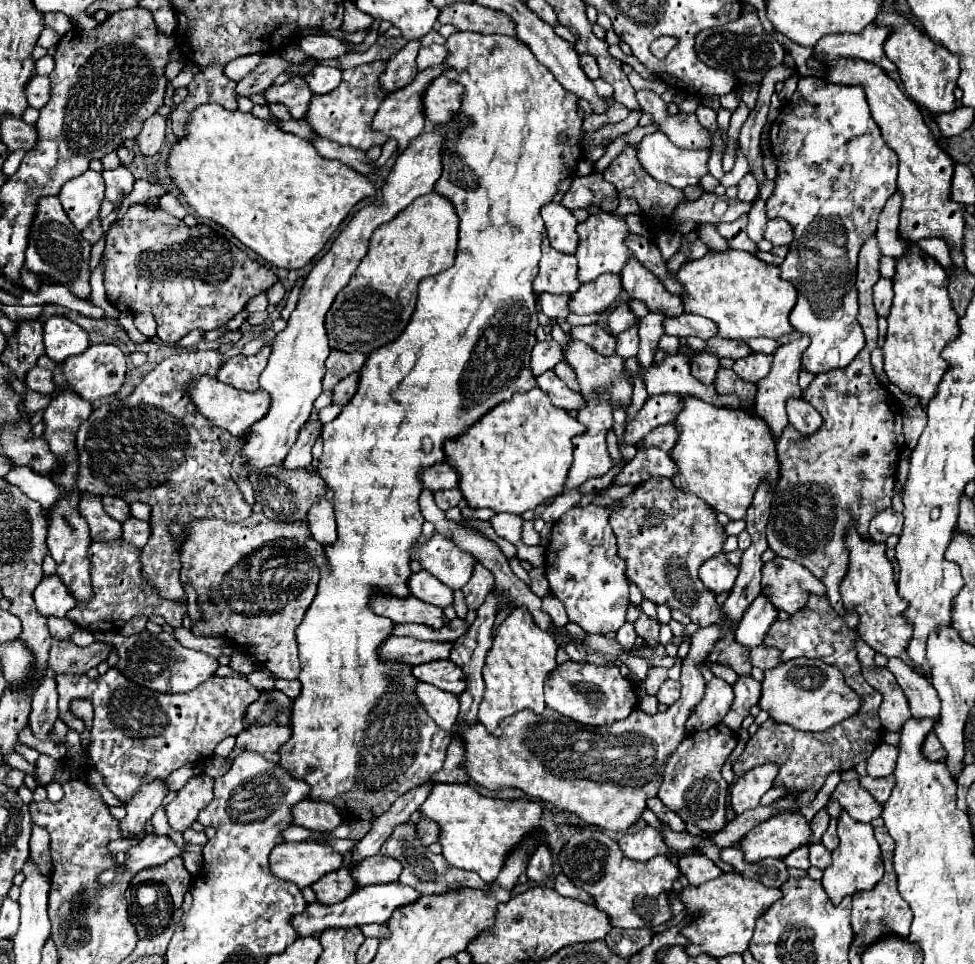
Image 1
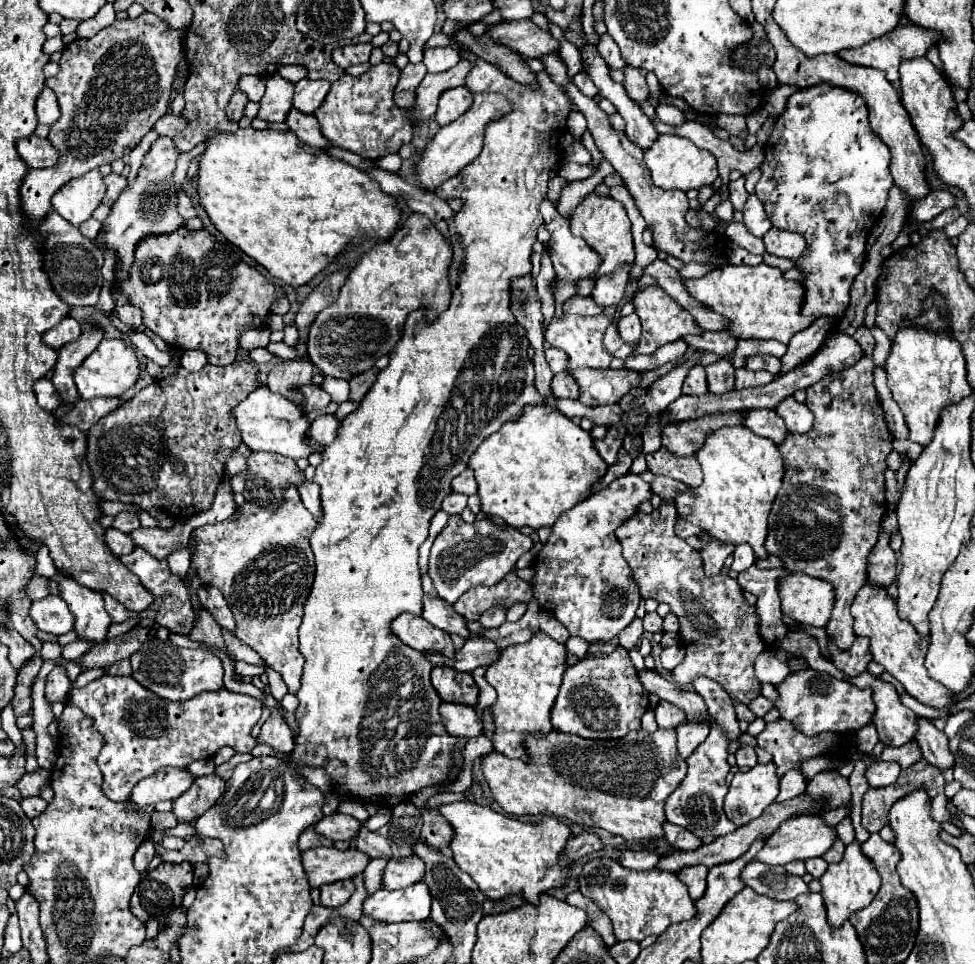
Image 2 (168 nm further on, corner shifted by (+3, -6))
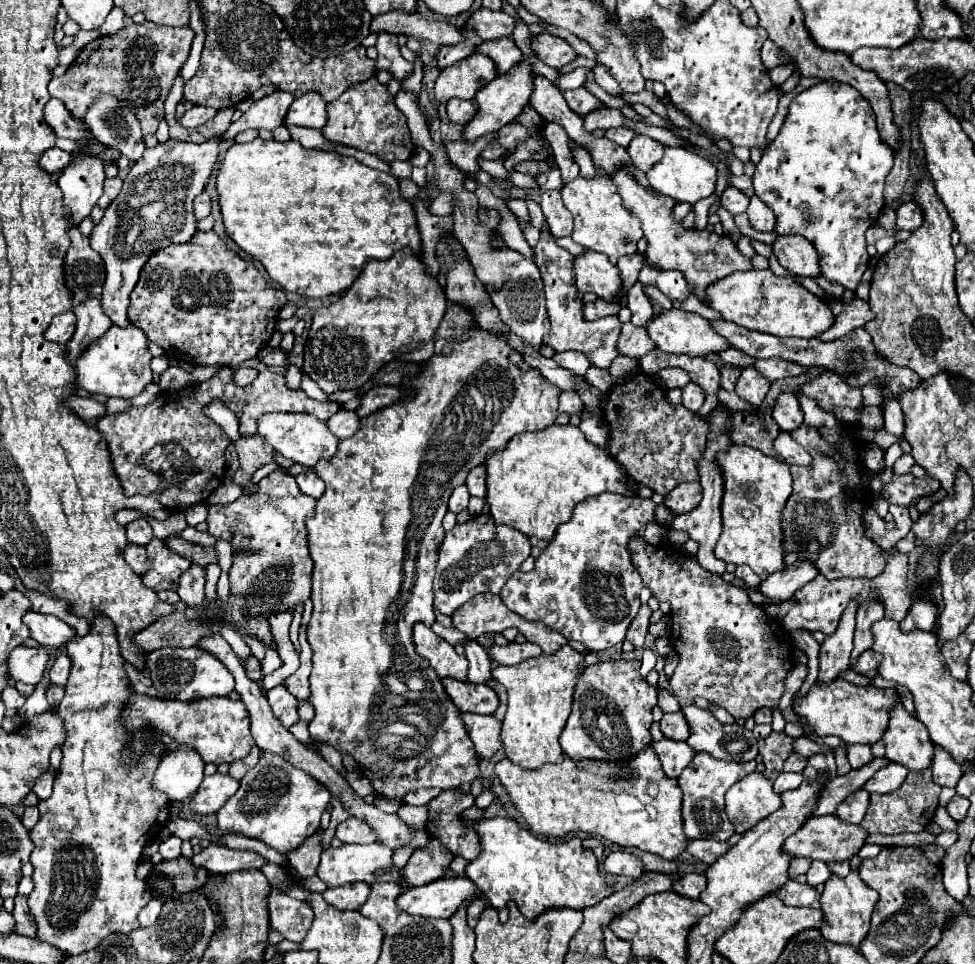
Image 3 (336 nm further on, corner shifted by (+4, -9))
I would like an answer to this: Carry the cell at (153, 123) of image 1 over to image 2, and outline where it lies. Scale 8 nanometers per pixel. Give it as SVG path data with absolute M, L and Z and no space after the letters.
M166 113L154 127L154 131L158 131L158 135L168 135L174 137L176 133L180 133L184 127L188 125L188 119L184 115L174 115L174 113Z

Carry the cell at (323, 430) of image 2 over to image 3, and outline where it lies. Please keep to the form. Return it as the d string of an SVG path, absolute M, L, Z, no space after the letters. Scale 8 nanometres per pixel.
M339 410L337 414L333 414L333 418L327 420L327 426L333 436L343 440L353 436L359 430L359 416L349 410Z

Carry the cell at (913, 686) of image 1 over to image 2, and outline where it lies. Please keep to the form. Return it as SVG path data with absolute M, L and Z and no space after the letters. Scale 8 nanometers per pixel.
M928 719L918 721L916 741L920 745L922 757L930 765L934 765L934 767L938 767L942 771L954 767L954 755L948 749L948 737L942 731L938 731Z

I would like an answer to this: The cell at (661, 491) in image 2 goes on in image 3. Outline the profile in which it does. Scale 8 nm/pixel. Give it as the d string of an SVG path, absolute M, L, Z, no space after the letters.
M685 482L685 484L681 484L681 486L675 486L675 488L665 496L665 504L667 504L675 514L691 512L699 502L701 502L701 484L699 484L699 482Z

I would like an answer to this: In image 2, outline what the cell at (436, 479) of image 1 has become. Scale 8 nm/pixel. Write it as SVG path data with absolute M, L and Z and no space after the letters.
M466 469L462 475L458 475L452 483L452 491L454 493L464 493L464 495L474 495L478 491L476 479L474 479L474 471Z

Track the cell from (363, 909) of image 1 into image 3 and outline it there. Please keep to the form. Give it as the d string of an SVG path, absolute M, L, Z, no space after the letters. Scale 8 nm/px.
M465 876L439 878L417 888L405 888L397 896L399 910L423 918L449 918L465 900L477 894L477 886Z

